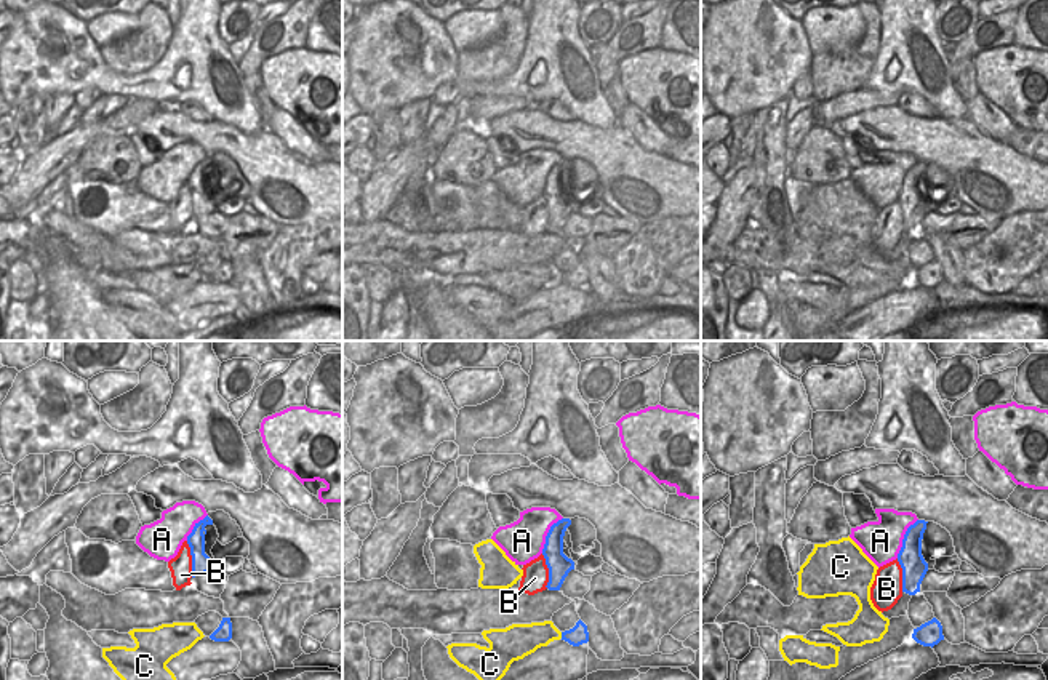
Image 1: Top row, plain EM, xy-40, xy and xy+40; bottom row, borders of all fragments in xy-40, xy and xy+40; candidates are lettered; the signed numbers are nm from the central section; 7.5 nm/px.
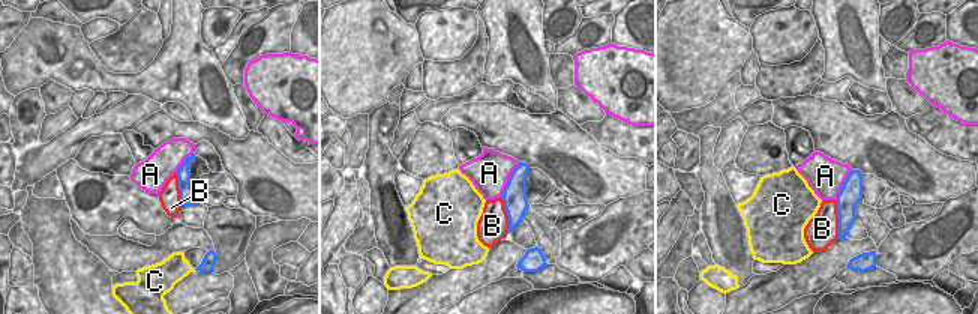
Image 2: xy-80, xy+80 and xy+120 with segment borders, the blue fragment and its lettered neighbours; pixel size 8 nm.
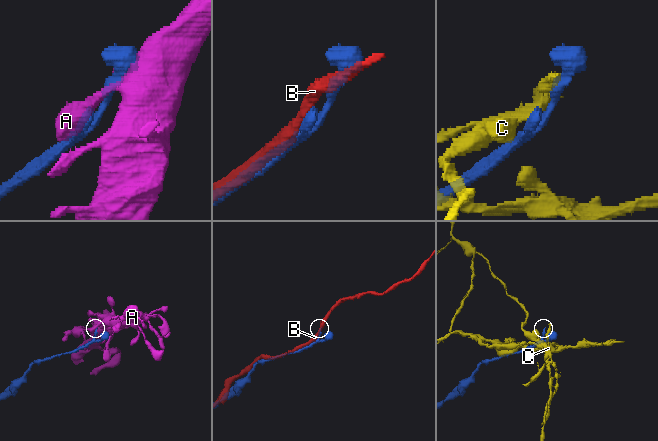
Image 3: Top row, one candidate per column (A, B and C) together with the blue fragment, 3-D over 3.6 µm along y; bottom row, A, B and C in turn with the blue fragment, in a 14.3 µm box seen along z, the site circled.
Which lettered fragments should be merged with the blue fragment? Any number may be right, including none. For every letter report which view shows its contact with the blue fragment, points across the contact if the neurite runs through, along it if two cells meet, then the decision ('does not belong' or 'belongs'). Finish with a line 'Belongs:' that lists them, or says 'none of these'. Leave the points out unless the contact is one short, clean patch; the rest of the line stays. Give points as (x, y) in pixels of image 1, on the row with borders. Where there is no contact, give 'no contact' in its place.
A: xy+40 | does not belong
B: xy-40 | does not belong
C: xy | does not belong
Belongs: none of these

